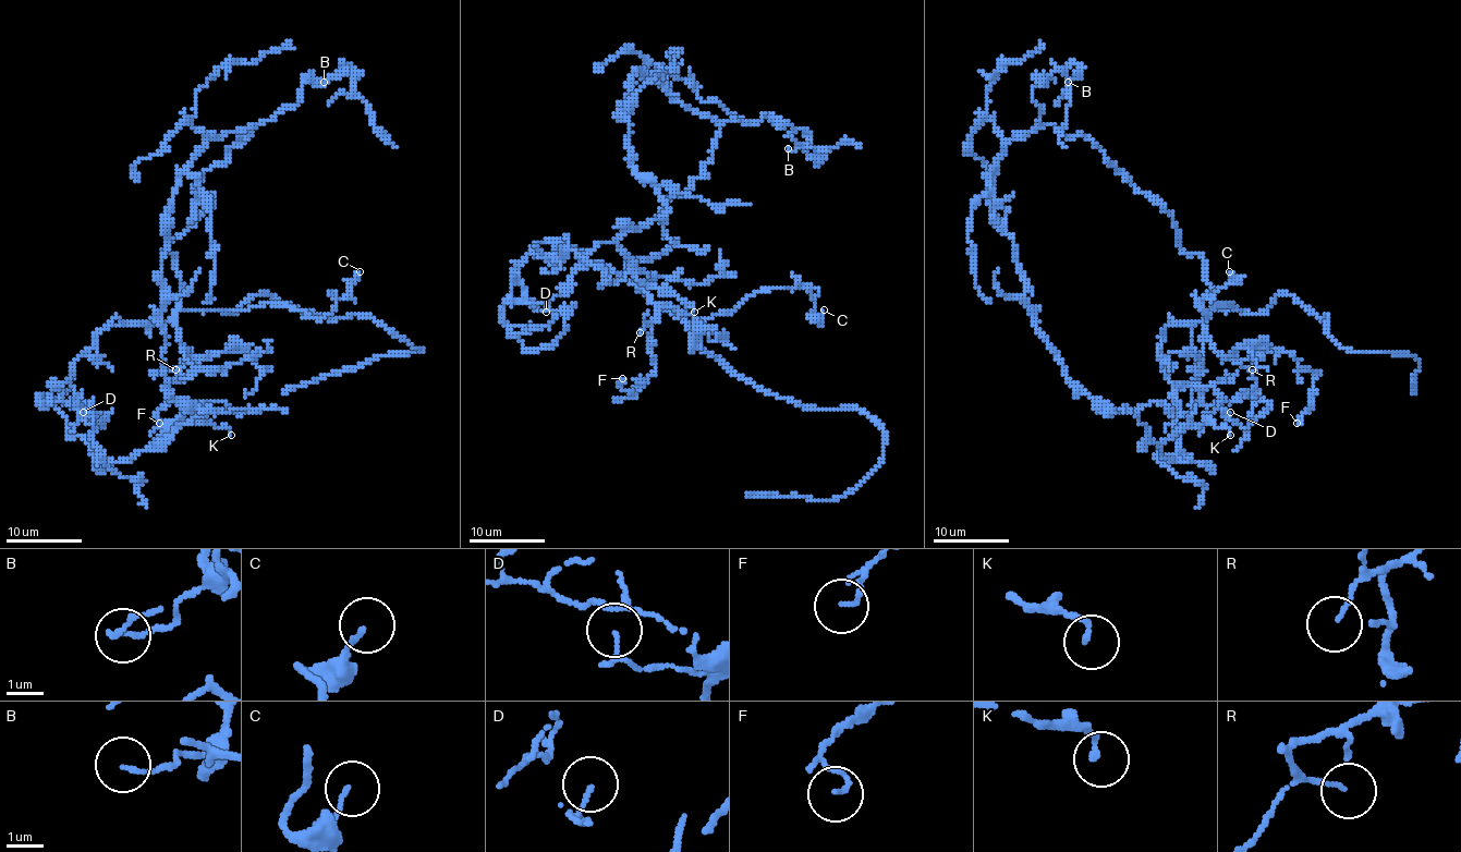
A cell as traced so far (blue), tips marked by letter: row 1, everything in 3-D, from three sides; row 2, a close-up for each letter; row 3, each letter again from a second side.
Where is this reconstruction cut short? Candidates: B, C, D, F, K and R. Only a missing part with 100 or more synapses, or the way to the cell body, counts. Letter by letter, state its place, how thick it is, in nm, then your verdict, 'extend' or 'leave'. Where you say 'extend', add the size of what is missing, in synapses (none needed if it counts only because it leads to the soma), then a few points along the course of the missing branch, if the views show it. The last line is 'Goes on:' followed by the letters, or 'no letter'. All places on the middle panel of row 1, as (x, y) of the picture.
B: place (788, 148); calibre 130 nm; leave
C: place (824, 309); calibre 120 nm; leave
D: place (546, 312); calibre 100 nm; leave
F: place (622, 378); calibre 110 nm; leave
K: place (694, 312); calibre 150 nm; leave
R: place (640, 332); calibre 90 nm; leave
Goes on: no letter

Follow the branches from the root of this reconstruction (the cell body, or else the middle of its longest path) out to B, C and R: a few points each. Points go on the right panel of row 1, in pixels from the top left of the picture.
B: (1112, 165), (1088, 138), (1066, 136), (1038, 120), (1043, 106), (1033, 100), (1037, 82), (1056, 69), (1068, 82)
C: (1112, 165), (1204, 262), (1212, 307), (1240, 309), (1217, 303), (1207, 318), (1201, 303), (1238, 281), (1229, 271)
R: (1112, 165), (1171, 216), (1181, 248), (1204, 262), (1212, 292), (1206, 320), (1209, 341), (1221, 355), (1252, 369)

